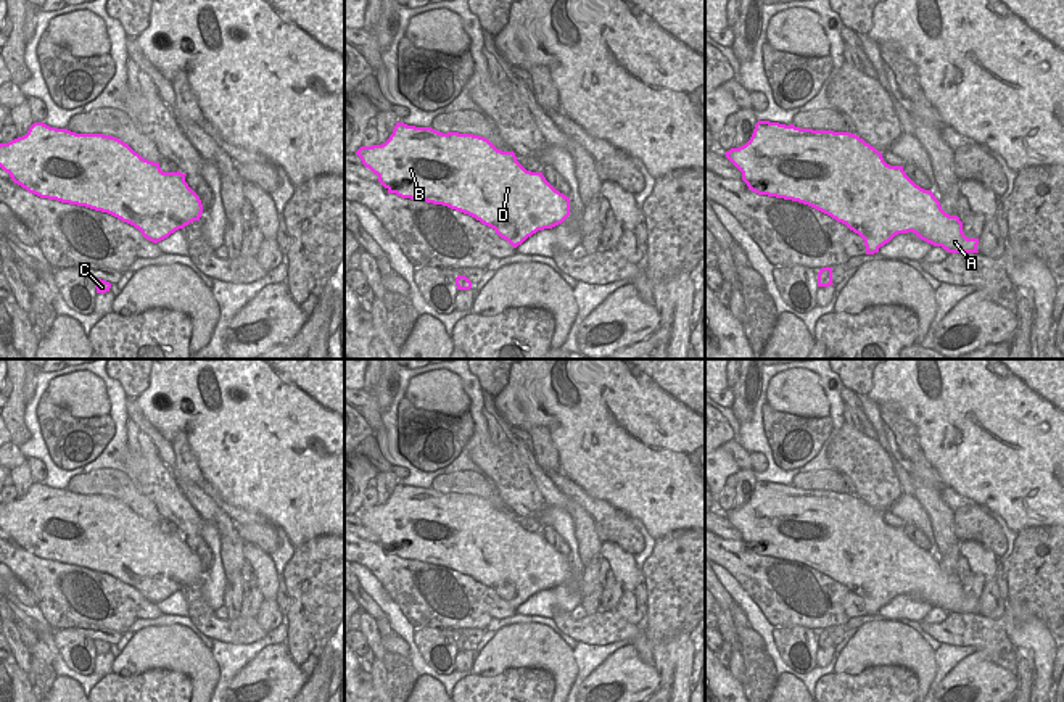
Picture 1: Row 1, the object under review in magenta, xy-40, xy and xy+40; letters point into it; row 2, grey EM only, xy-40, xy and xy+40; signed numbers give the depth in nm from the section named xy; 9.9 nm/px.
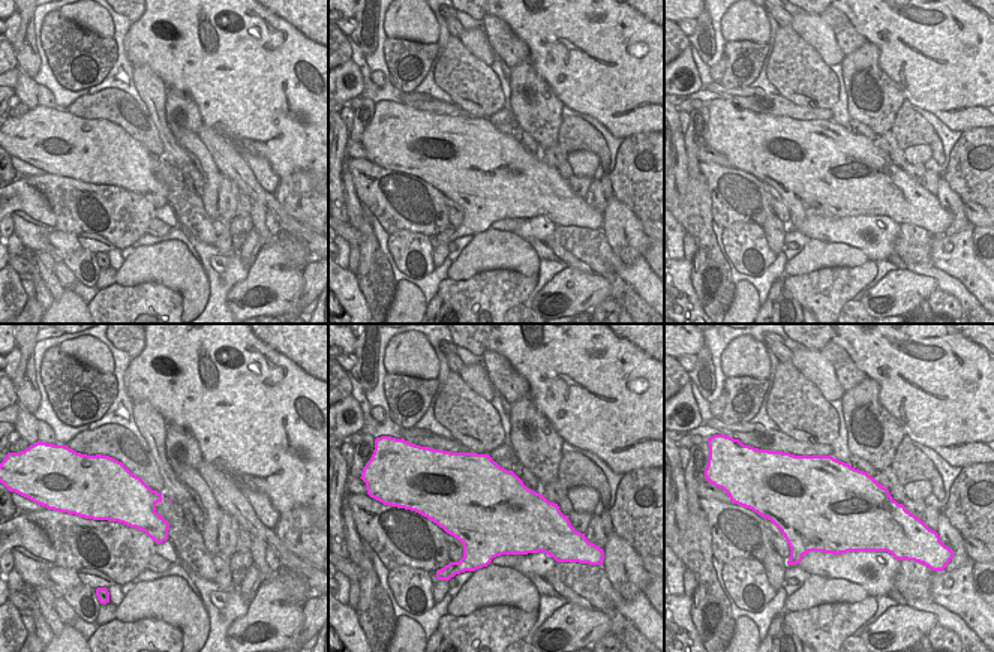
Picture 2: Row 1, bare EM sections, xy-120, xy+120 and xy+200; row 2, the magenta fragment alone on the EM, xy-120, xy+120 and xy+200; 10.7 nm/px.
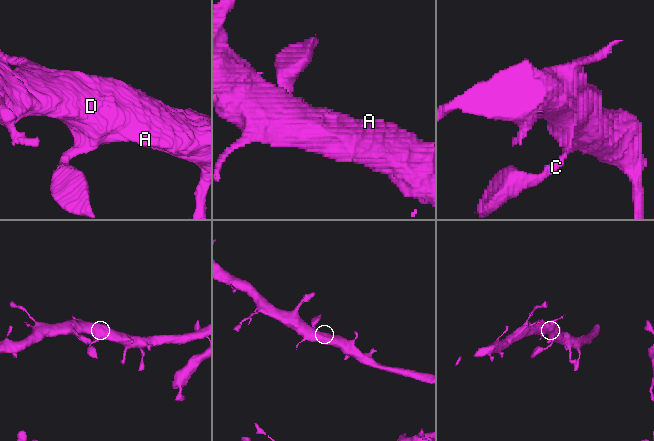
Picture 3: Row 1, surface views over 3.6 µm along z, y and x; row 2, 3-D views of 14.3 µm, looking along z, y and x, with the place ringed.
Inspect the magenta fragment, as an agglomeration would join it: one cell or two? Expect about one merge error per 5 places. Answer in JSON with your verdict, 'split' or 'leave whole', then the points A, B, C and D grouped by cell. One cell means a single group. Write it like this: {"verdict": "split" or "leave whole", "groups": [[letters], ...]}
{"verdict": "leave whole", "groups": [["A", "B", "C", "D"]]}

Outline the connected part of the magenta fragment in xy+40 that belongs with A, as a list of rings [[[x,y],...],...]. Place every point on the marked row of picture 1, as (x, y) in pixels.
[[[758,121],[750,140],[724,155],[742,172],[749,190],[798,201],[831,216],[864,240],[866,254],[908,232],[948,253],[979,253],[979,238],[964,235],[958,216],[946,214],[934,193],[916,185],[903,166],[887,164],[880,151],[855,134]]]

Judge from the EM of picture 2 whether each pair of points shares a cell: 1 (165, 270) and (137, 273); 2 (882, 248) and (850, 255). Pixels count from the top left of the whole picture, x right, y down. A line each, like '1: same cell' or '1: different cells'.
1: same cell
2: different cells

